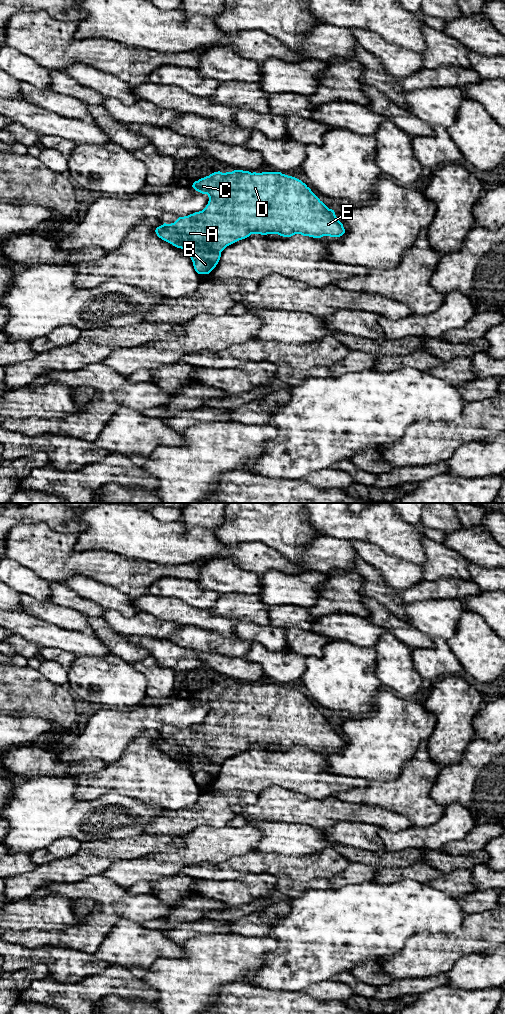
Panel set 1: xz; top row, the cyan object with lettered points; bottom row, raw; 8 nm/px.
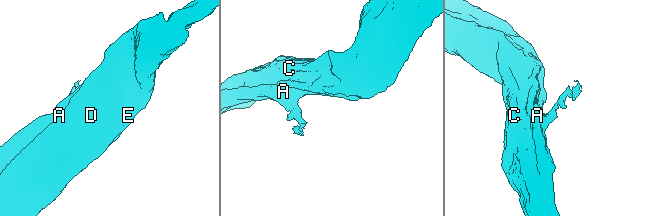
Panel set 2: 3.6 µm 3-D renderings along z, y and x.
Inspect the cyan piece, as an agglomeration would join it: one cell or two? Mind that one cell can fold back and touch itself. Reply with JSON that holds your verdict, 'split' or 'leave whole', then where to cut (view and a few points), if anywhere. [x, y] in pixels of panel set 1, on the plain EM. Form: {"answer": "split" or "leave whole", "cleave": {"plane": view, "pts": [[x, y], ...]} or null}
{"answer": "leave whole", "cleave": null}

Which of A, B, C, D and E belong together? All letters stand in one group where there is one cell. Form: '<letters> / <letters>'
A B C D E

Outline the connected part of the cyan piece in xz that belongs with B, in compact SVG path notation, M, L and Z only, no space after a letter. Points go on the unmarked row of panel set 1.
M218 683L195 693L192 699L208 707L206 719L202 723L179 729L174 735L164 735L155 744L173 758L189 762L198 786L209 786L227 758L251 746L278 746L283 749L301 746L321 750L340 749L345 745L334 722L329 721L301 692L281 684Z

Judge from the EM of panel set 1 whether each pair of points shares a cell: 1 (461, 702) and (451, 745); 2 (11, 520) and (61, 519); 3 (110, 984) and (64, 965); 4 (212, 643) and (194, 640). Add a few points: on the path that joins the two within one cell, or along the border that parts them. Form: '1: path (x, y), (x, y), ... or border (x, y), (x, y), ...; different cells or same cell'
1: path (454, 713), (454, 730), (452, 734); same cell
2: path (23, 515), (49, 515); same cell
3: border (110, 965), (98, 974), (67, 982); different cells
4: path (208, 643), (198, 640); same cell

